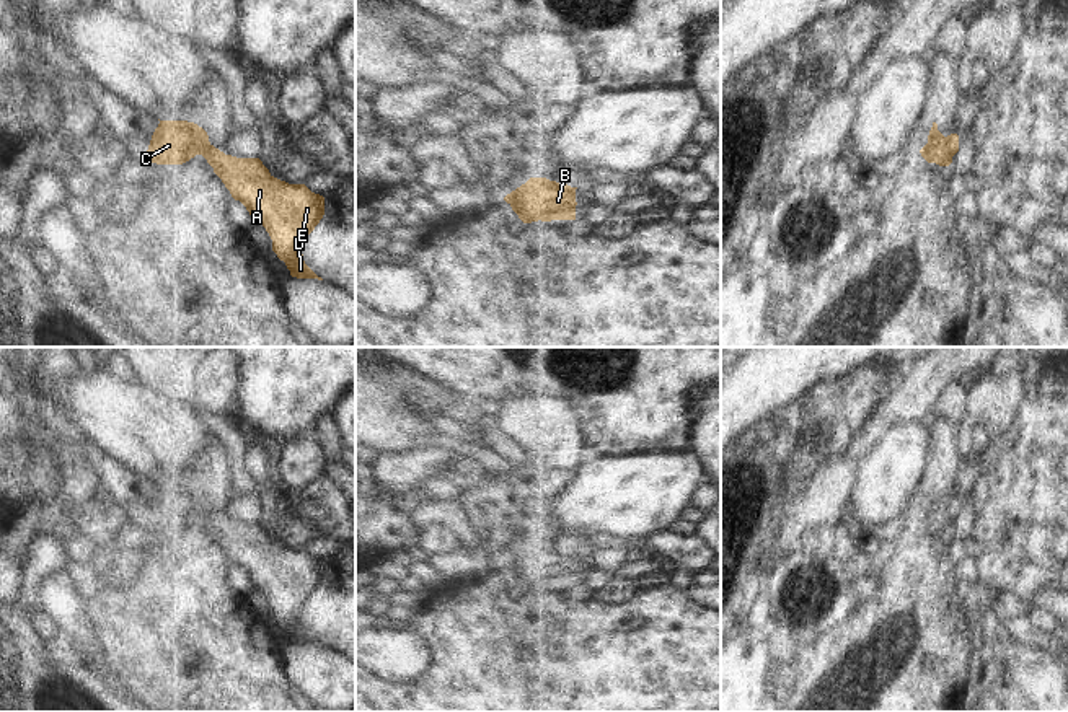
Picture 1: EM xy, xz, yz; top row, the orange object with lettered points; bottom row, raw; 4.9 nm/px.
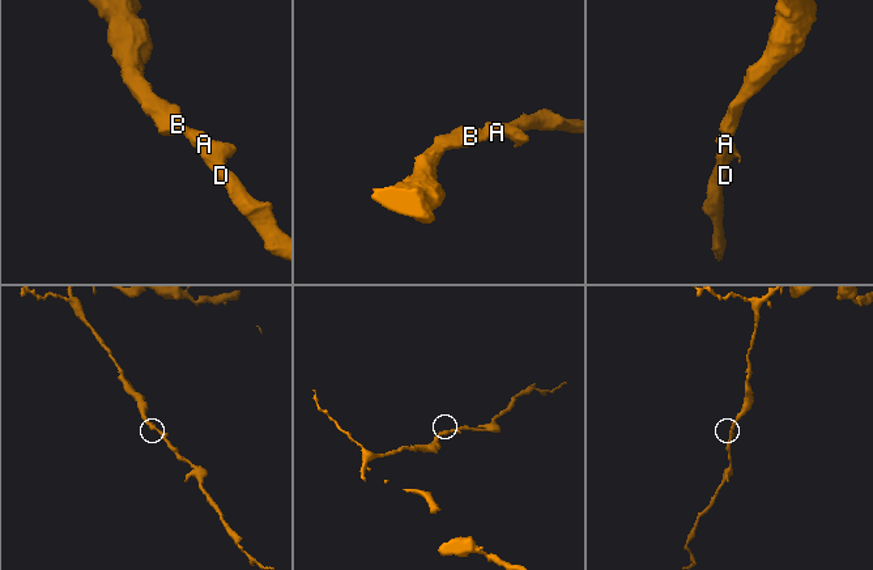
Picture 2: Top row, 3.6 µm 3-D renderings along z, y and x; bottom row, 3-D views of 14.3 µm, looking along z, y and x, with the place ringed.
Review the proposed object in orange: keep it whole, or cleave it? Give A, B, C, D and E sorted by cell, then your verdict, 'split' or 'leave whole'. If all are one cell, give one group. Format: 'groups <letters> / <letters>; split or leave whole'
groups A B C D E; leave whole

